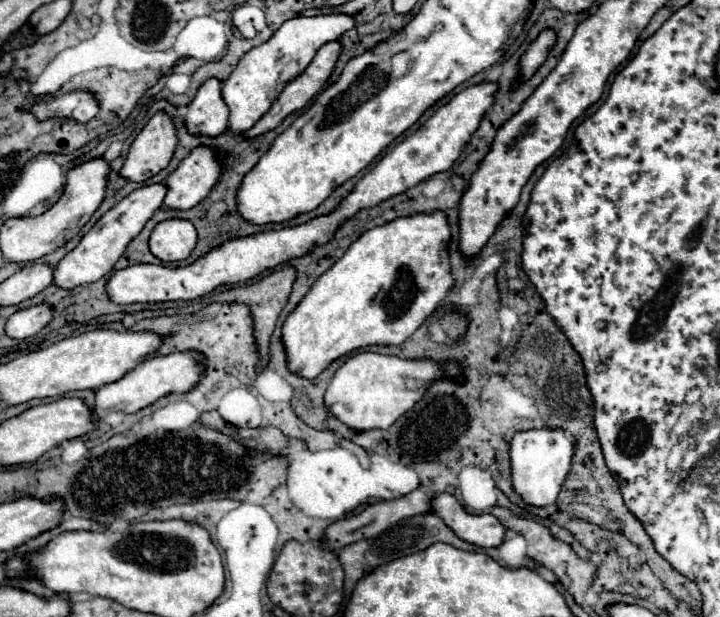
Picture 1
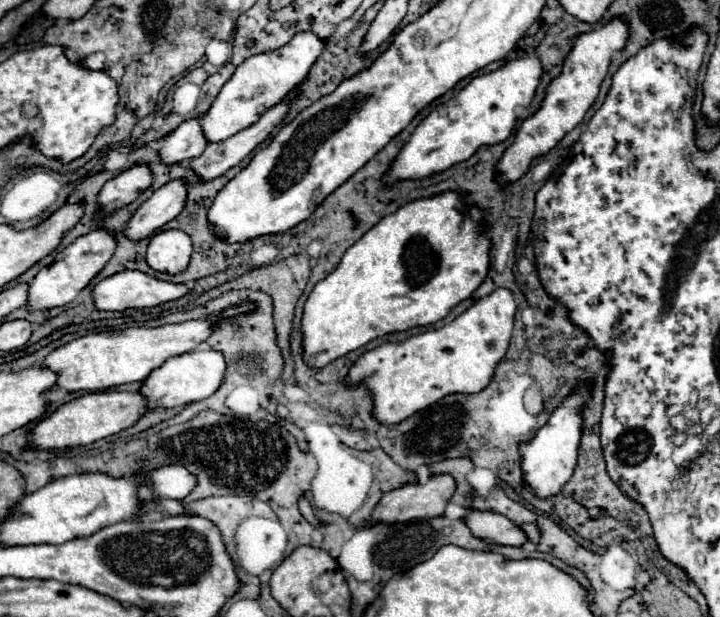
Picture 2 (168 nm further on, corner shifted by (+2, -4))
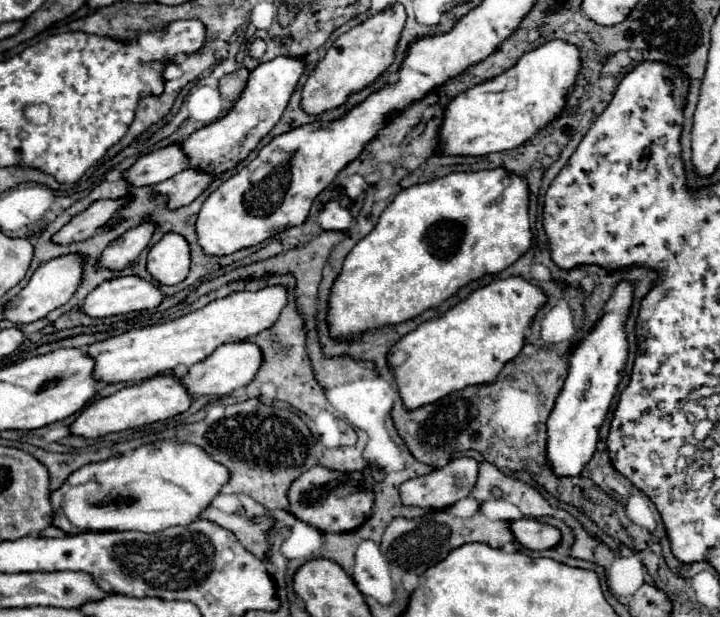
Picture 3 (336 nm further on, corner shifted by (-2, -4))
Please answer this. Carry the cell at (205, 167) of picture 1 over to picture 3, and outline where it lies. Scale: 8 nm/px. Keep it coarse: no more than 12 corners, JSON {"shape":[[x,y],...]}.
{"shape":[[152,222],[130,228],[98,258],[112,272],[130,268],[154,234]]}

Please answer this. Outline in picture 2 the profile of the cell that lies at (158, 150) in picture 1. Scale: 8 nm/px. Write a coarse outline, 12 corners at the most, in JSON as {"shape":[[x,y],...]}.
{"shape":[[134,164],[104,184],[106,214],[138,198],[152,184],[150,164]]}

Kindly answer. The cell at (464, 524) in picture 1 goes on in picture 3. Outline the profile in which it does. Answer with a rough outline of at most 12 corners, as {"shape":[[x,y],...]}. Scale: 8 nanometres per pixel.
{"shape":[[532,518],[514,520],[518,544],[548,550],[562,540],[556,526]]}

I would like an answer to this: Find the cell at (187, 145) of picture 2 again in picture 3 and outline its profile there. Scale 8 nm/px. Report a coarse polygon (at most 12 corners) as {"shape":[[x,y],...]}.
{"shape":[[180,144],[140,156],[124,178],[156,186],[182,172]]}

